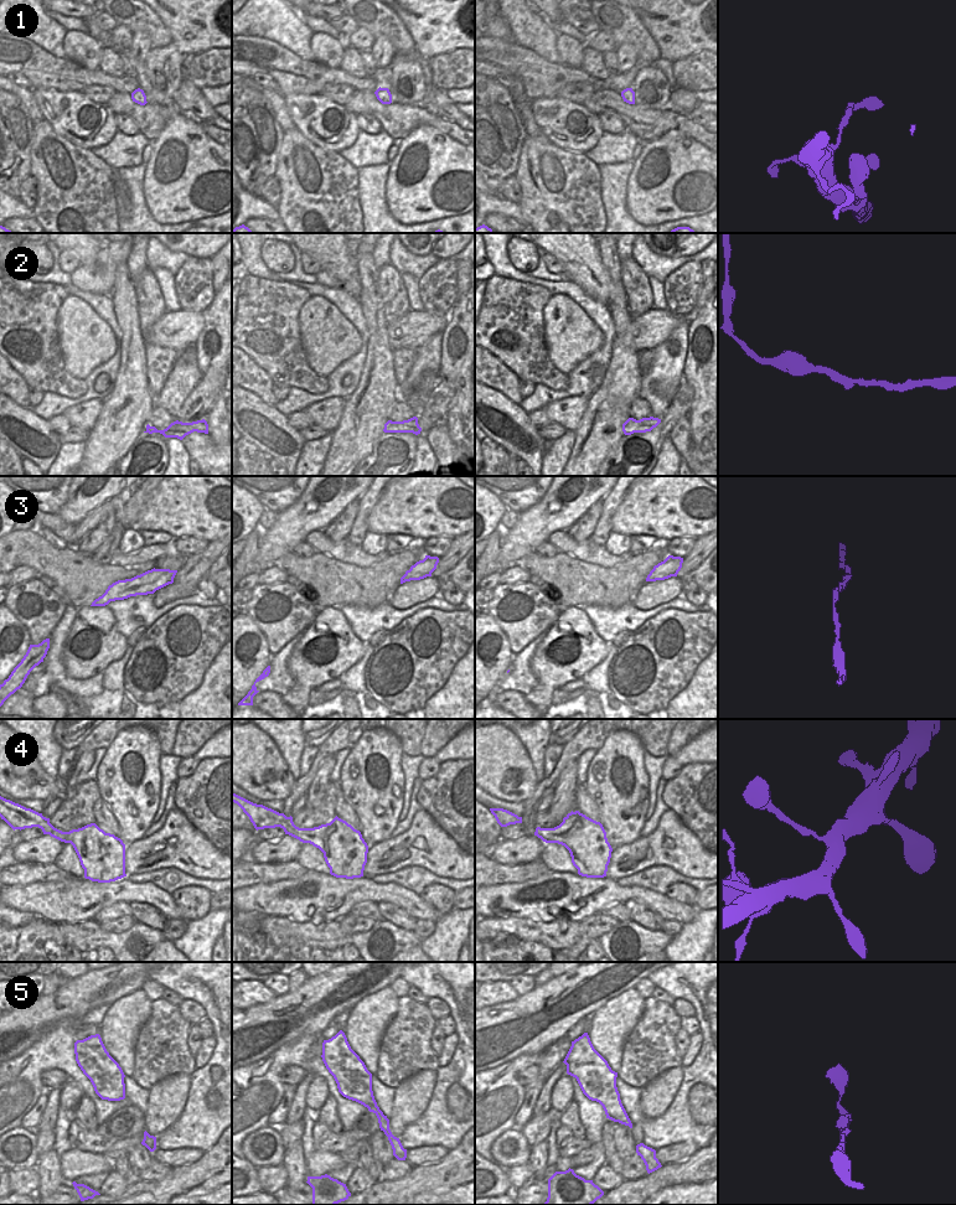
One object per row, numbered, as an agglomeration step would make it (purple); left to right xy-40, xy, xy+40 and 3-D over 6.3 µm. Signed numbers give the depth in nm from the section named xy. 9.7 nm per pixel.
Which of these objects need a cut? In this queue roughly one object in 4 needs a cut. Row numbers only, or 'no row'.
no row

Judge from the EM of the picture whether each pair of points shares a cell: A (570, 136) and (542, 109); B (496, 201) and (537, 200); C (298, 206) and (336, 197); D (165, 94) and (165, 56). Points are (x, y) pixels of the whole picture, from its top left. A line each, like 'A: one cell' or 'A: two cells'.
A: one cell
B: two cells
C: one cell
D: one cell

